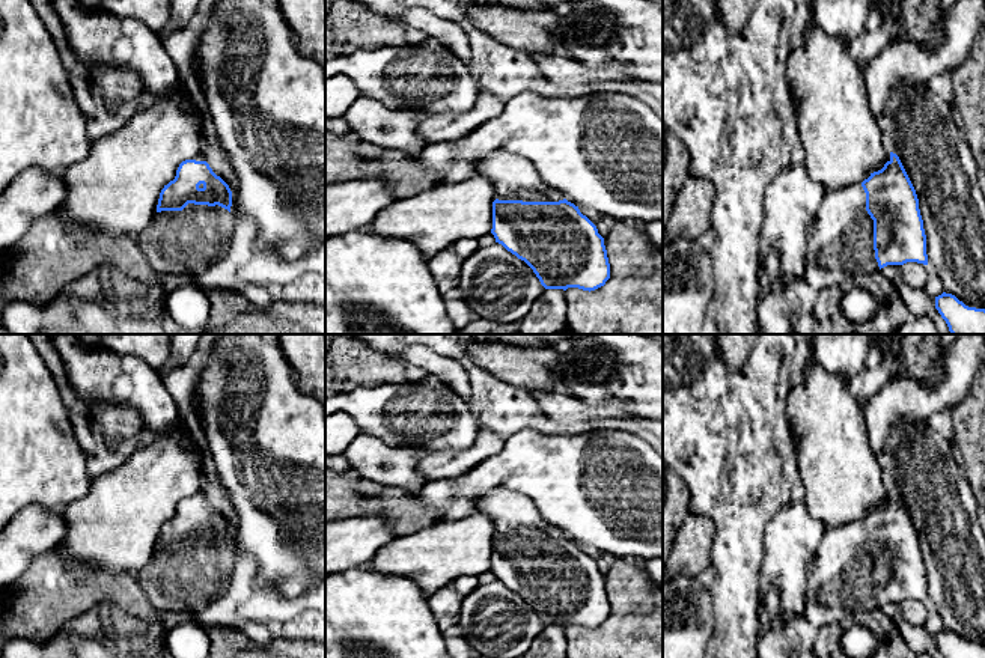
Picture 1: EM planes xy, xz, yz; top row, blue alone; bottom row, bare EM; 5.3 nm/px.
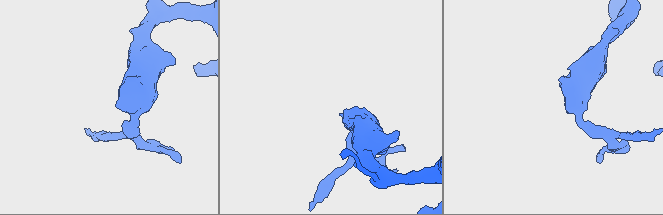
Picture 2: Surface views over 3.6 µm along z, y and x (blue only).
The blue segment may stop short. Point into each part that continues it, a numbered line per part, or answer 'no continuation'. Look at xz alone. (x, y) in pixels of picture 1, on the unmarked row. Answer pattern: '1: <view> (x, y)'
1: xz (515, 515)

